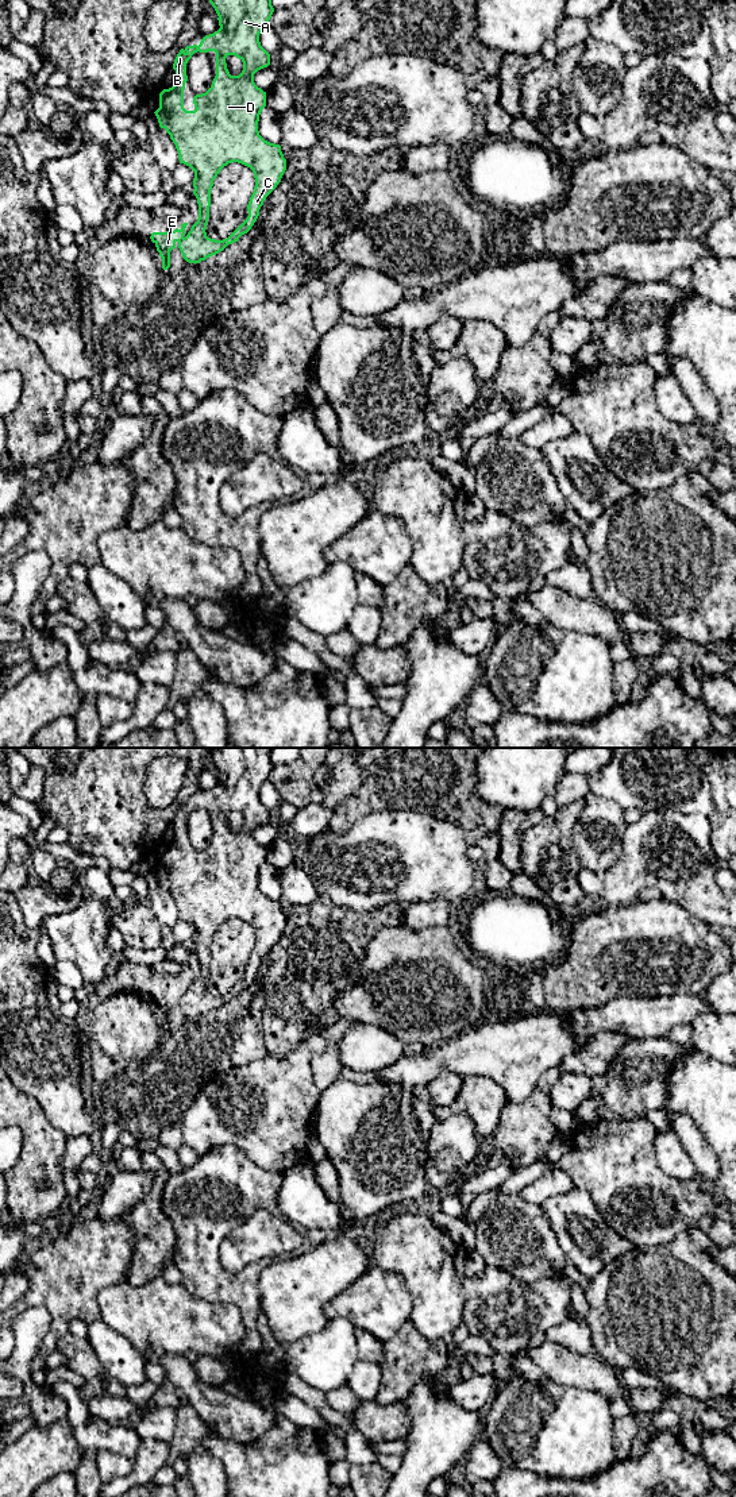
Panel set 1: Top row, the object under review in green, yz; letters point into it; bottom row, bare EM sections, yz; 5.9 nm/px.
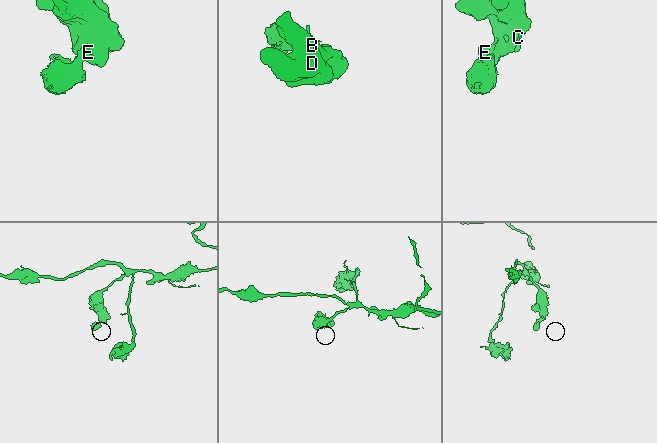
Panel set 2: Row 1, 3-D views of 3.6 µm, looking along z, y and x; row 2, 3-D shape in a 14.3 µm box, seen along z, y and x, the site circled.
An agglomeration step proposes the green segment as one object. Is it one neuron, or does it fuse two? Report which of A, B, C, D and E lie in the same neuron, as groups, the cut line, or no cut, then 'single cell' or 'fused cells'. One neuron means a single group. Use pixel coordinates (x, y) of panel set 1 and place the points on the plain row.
groups A B C D / E; cut yz (184, 994), (178, 1003); fused cells

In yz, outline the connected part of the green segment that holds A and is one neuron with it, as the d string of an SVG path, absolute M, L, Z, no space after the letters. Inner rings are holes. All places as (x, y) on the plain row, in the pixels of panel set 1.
M207 748L209 759L217 769L220 784L205 791L200 800L186 802L177 810L173 825L176 826L174 840L159 849L159 864L154 868L159 883L165 884L178 907L180 919L194 927L193 950L199 960L199 975L180 1000L184 1015L189 1019L200 1019L207 1014L219 1010L228 1000L239 996L247 989L259 972L259 965L266 953L277 944L286 926L286 915L280 900L265 896L258 887L258 877L262 865L266 863L266 848L254 838L254 830L270 821L270 810L261 802L259 790L274 768L271 761L273 748ZM194 809L216 809L216 832L211 844L193 853L194 867L184 864L184 845L188 837L186 819ZM235 811L243 818L239 832L231 832L226 814ZM238 918L250 923L254 929L255 942L250 953L247 975L223 996L207 992L209 975L211 946L220 926L228 919Z

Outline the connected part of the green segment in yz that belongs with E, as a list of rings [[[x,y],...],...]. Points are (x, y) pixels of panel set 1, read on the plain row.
[[[188,979],[181,980],[181,984],[167,988],[153,988],[150,995],[155,1000],[159,1012],[162,1014],[162,1025],[167,1026],[170,1023],[170,1007],[180,1000],[185,991],[185,984]]]

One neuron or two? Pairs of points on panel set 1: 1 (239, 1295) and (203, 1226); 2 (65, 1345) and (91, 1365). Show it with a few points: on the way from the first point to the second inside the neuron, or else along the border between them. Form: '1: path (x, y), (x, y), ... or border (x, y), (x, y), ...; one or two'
1: path (222, 1277), (203, 1258), (203, 1243); one
2: path (72, 1347), (84, 1359); one

